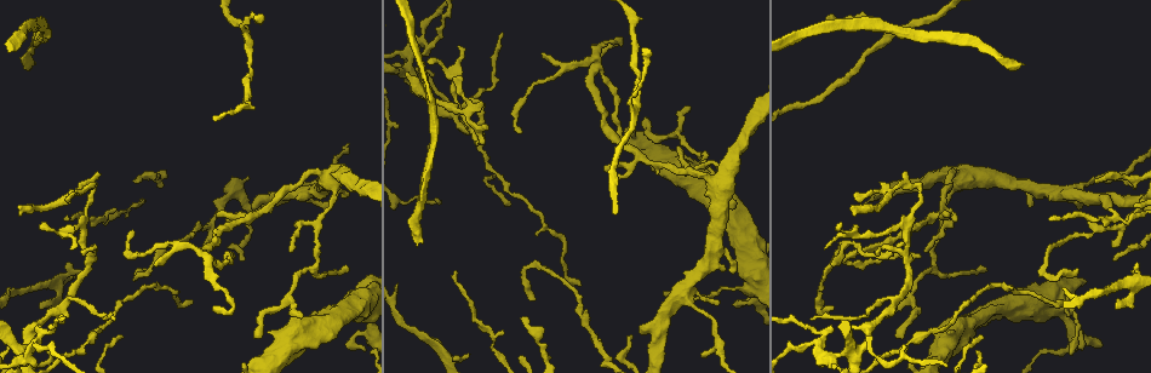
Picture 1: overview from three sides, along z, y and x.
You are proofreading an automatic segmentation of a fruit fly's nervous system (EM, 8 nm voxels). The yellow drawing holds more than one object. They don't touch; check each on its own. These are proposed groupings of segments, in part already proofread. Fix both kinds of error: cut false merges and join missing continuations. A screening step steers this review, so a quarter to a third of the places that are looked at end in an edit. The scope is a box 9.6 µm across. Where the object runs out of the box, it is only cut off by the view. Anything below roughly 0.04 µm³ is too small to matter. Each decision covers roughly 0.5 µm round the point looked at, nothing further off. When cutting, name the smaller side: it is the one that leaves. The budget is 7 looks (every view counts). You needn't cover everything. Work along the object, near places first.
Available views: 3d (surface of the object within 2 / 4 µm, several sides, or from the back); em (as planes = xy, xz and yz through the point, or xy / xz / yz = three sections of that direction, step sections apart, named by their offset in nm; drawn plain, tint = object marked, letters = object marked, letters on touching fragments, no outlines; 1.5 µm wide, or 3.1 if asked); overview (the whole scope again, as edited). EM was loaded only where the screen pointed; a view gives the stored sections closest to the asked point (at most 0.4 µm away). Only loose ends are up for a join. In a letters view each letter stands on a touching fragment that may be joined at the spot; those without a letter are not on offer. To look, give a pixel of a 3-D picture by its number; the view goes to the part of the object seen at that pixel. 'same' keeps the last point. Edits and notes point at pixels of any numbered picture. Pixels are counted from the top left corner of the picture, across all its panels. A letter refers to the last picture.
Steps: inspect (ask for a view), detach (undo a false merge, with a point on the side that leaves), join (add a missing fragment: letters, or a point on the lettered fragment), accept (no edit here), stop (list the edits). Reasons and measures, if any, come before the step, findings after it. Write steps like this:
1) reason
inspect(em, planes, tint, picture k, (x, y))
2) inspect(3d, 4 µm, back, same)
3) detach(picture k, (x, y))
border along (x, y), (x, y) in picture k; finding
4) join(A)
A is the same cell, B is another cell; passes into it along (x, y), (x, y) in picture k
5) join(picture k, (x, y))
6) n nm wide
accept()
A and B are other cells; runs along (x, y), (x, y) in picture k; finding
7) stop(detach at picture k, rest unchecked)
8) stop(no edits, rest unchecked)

tapers out
inspect(em, planes, letters, picture 1, (920, 255))

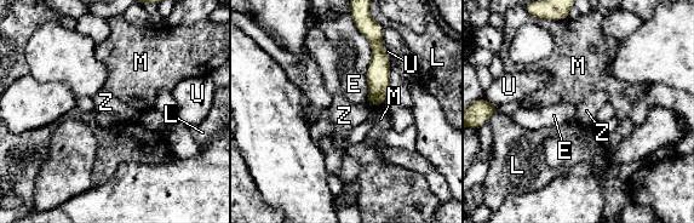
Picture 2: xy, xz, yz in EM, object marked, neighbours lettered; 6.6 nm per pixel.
U touches over 170 nm
accept()
E, L, M, U and Z are other cells; no lettered fragment goes on from it

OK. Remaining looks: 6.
branch point
inspect(em, xy, step 4, tint, picture 1, (82, 232))

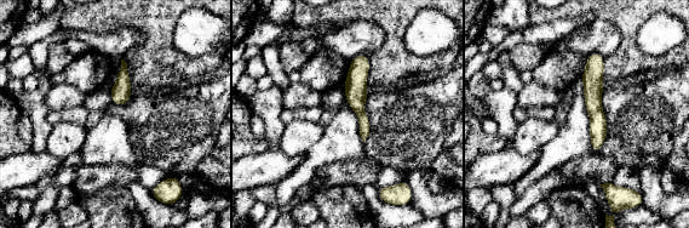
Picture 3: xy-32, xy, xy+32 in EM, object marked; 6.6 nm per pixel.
another direction
inspect(em, planes, tint, same)

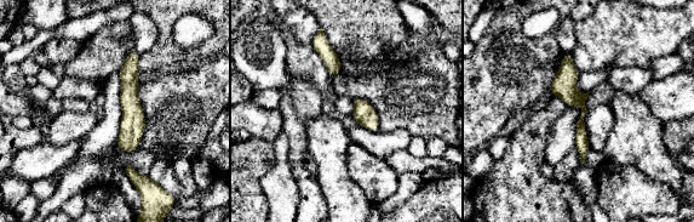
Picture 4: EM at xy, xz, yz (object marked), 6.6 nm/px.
inspect(em, planes, letters, same)

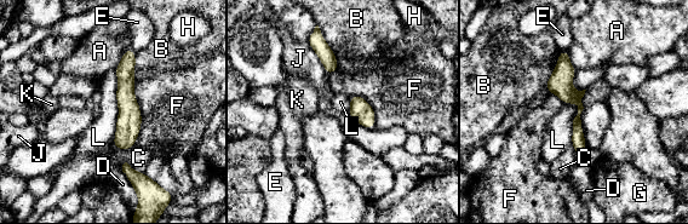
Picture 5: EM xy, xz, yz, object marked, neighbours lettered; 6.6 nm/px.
L touches over 500 nm
accept()
A, B, C, D, E, F, G, H, J, K and L are other cells; runs along (562, 53), (563, 87), (579, 104), (579, 153) in picture 5; continuous, no second neuron

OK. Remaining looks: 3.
thin end
inspect(em, xy, step 8, tint, picture 1, (1077, 270))

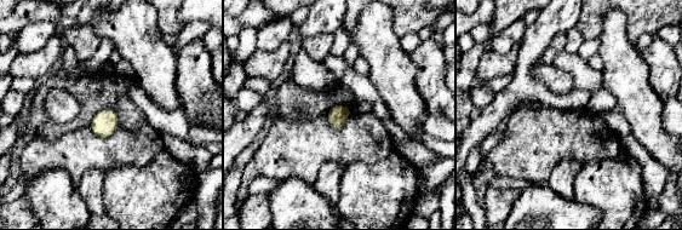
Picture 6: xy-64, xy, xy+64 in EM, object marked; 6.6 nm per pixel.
inspect(em, planes, letters, same)

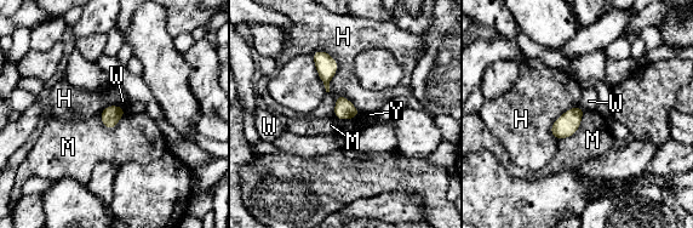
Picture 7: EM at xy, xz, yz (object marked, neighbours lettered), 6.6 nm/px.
accept()
H, M, W and Y are other cells; border along (126, 112), (113, 129), (99, 120) in picture 7; no lettered fragment goes on from it

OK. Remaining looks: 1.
stop(no edits, rest unchecked)

